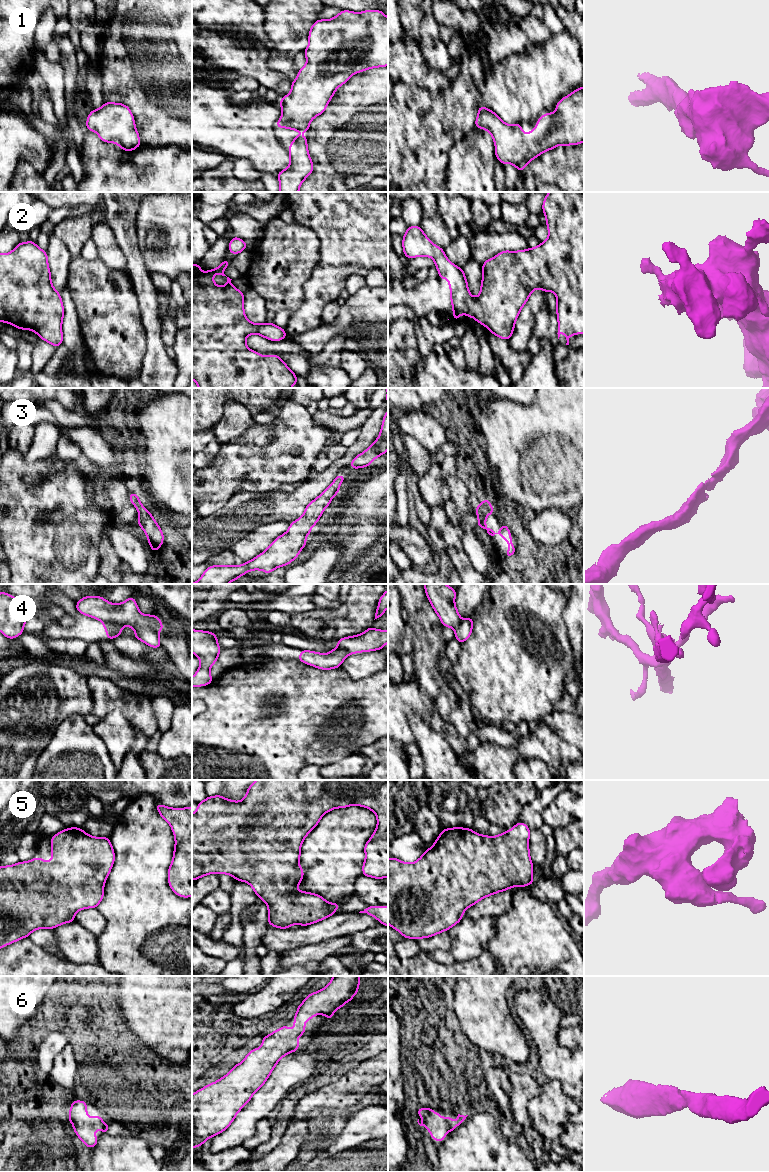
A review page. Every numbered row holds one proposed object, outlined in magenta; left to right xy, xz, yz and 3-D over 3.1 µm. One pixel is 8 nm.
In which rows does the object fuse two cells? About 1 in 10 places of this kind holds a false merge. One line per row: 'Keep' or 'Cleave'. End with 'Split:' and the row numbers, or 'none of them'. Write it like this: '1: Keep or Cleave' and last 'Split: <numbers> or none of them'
1: Keep
2: Keep
3: Keep
4: Cleave
5: Keep
6: Keep
Split: 4

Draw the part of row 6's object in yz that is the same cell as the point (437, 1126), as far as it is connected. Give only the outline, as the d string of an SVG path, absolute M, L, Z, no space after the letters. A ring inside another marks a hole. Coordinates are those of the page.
M419 1107L417 1110L417 1114L418 1116L421 1116L423 1118L423 1122L421 1124L419 1123L418 1119L418 1124L420 1126L425 1126L429 1130L430 1136L440 1143L446 1138L447 1131L454 1131L455 1127L460 1126L468 1116L458 1114L457 1121L454 1122L451 1120L450 1116L447 1115L443 1119L440 1114L428 1107Z

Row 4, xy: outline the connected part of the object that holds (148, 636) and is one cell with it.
M139 627L134 628L135 635L134 638L144 642L148 646L152 648L160 648L161 642L159 635L153 630L148 627Z

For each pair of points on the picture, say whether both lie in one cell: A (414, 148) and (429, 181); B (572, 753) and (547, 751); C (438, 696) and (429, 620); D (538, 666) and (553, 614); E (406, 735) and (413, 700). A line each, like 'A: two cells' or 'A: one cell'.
A: one cell
B: one cell
C: one cell
D: one cell
E: one cell

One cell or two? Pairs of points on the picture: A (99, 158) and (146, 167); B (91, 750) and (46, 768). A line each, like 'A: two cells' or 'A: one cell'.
A: one cell
B: one cell

